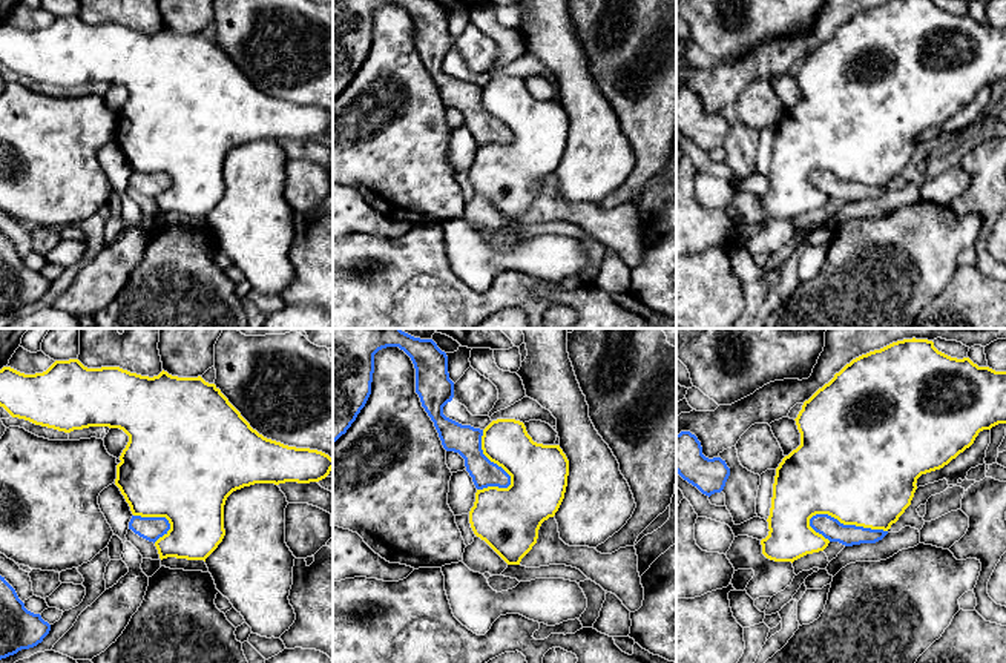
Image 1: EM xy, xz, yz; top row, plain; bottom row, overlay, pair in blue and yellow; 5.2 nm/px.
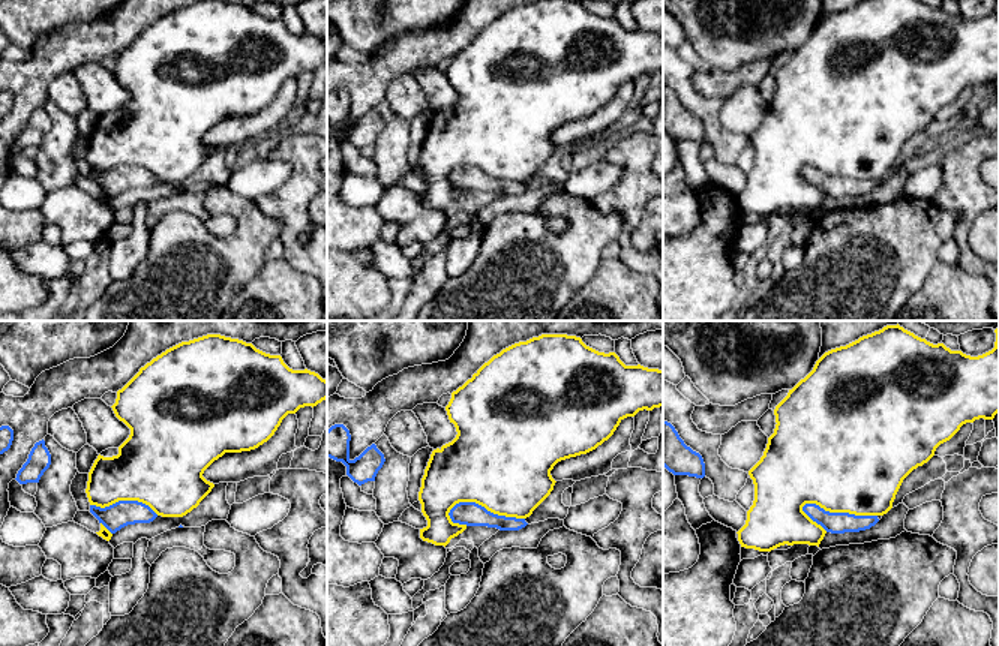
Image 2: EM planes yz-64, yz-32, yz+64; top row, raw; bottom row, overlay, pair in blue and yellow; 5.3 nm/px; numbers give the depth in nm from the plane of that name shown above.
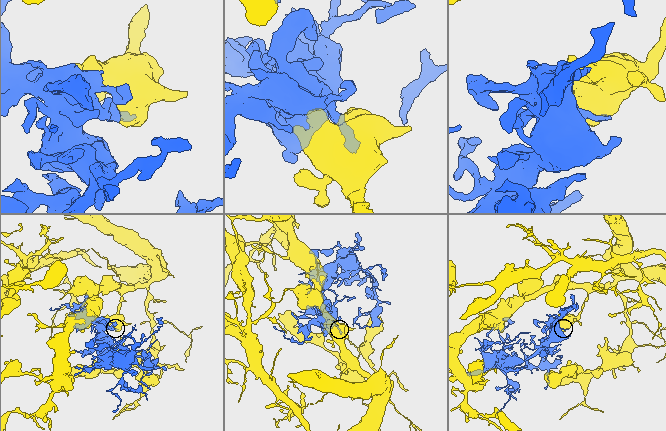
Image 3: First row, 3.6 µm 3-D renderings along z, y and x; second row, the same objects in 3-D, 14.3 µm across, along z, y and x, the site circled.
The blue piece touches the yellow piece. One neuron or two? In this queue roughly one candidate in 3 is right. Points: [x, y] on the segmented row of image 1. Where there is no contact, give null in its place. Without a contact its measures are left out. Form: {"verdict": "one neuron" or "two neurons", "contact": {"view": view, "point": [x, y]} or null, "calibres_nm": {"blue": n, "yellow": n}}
{"verdict": "two neurons", "contact": {"view": "yz", "point": [848, 525]}, "calibres_nm": {"blue": 110, "yellow": 480}}

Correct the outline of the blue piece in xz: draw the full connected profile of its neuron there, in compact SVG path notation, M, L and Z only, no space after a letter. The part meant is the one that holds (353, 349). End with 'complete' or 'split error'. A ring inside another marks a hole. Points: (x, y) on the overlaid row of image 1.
M333 328L333 444L347 433L371 394L374 355L386 347L399 347L416 368L416 393L434 422L446 451L459 453L477 490L488 487L508 488L511 476L491 462L482 450L483 430L462 425L443 414L443 407L454 397L454 382L448 373L448 356L432 339L414 338L400 328Z | complete

